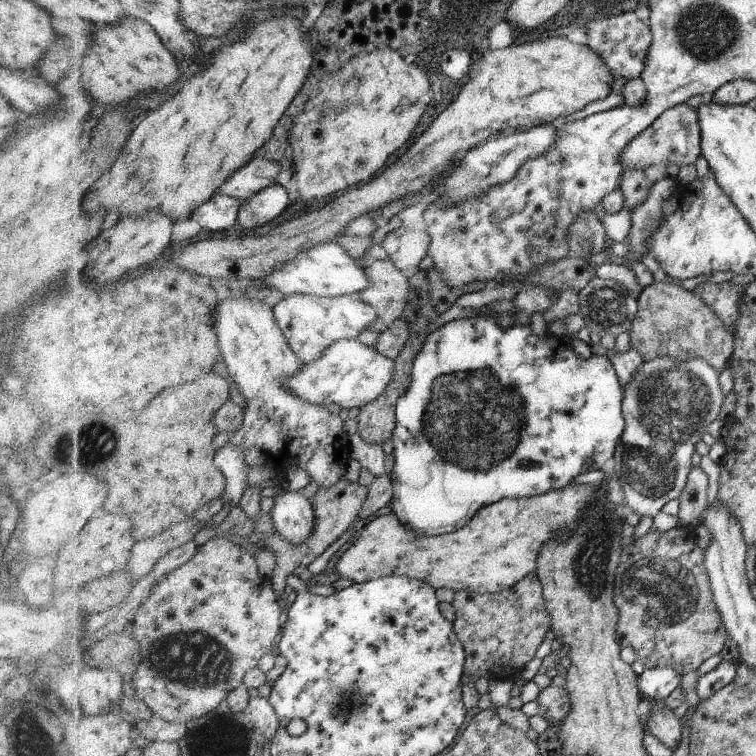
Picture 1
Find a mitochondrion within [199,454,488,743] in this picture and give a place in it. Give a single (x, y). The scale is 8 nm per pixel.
(346, 707)

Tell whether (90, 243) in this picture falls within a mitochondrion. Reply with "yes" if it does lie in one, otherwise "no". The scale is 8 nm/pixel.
no

